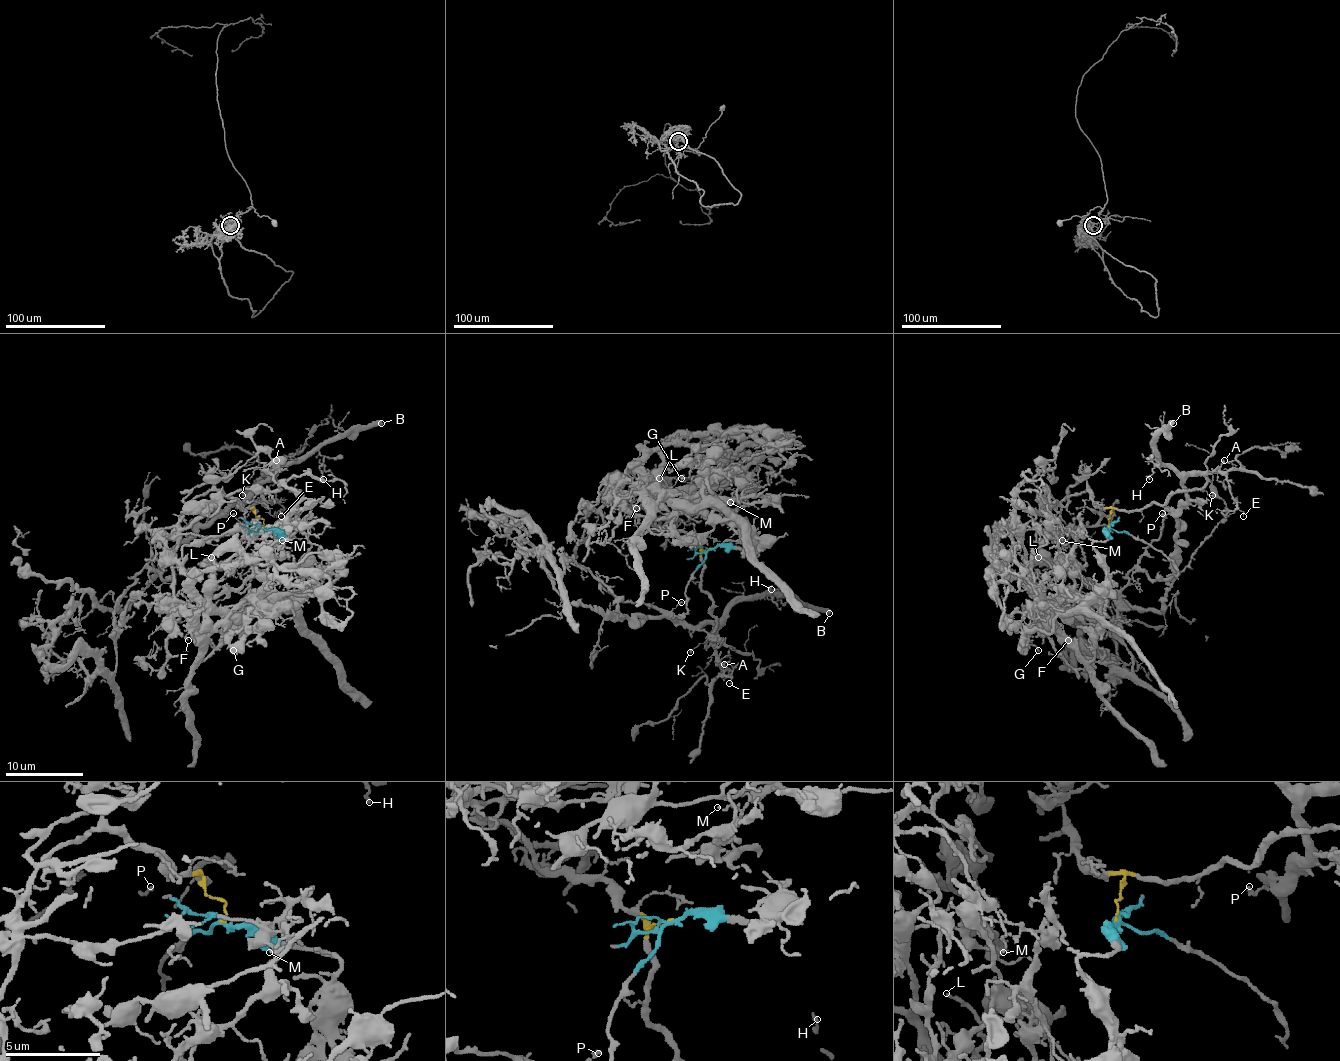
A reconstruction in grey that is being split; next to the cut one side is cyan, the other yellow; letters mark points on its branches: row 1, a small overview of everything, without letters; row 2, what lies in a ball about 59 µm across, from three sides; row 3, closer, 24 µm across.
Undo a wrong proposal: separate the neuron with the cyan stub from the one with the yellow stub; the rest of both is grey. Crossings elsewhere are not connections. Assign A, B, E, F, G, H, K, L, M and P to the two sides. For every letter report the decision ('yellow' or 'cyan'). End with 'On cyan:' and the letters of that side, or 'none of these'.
A: yellow
B: yellow
E: yellow
F: cyan
G: cyan
H: yellow
K: yellow
L: cyan
M: cyan
P: yellow
On cyan: F, G, L, M

